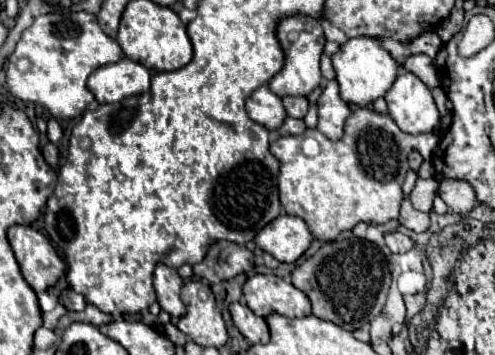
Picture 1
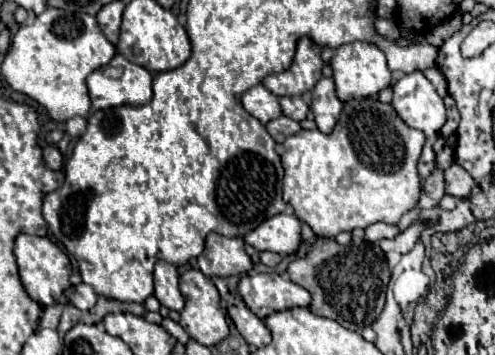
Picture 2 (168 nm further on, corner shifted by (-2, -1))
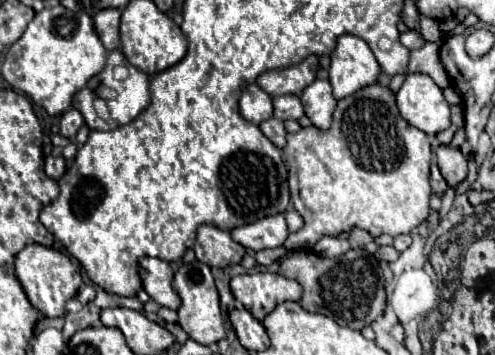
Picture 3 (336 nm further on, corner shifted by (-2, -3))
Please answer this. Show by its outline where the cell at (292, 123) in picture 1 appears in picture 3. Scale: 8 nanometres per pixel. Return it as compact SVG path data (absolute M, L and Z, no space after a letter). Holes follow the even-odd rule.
M270 118L270 120L264 120L260 124L260 130L264 132L264 136L278 148L284 148L286 146L286 128L284 128L284 122L278 120L278 118Z

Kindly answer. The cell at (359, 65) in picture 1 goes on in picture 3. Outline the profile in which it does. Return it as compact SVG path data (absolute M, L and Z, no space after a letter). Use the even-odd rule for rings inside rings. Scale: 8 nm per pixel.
M340 36L330 58L330 84L336 100L358 92L358 88L374 84L380 76L380 64L374 52L358 36Z

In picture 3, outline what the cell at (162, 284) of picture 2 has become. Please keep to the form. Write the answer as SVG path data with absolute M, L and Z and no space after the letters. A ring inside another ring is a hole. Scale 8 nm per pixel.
M142 258L140 262L140 276L144 282L144 290L148 296L158 302L160 306L166 306L170 310L178 310L182 300L172 290L172 278L174 272L168 262L160 258Z

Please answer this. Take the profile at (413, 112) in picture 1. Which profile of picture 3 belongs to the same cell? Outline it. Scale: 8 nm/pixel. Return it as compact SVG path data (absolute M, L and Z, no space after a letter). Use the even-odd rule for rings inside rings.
M408 74L396 94L396 104L402 118L428 136L450 126L450 106L442 90L426 74Z

